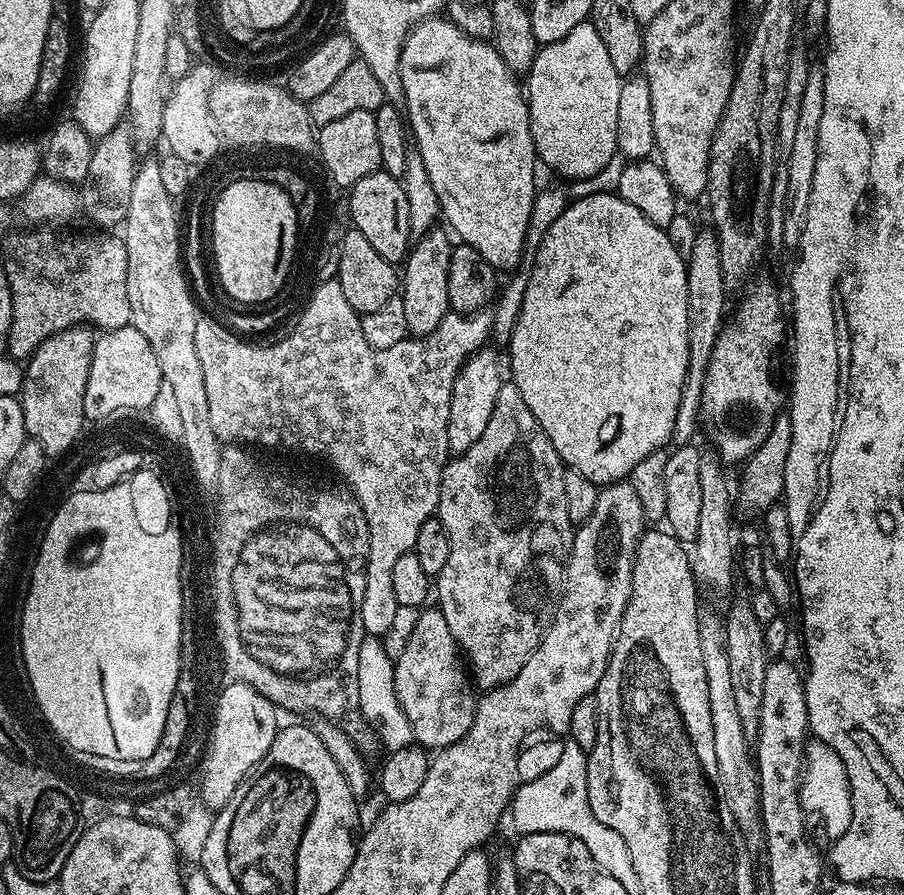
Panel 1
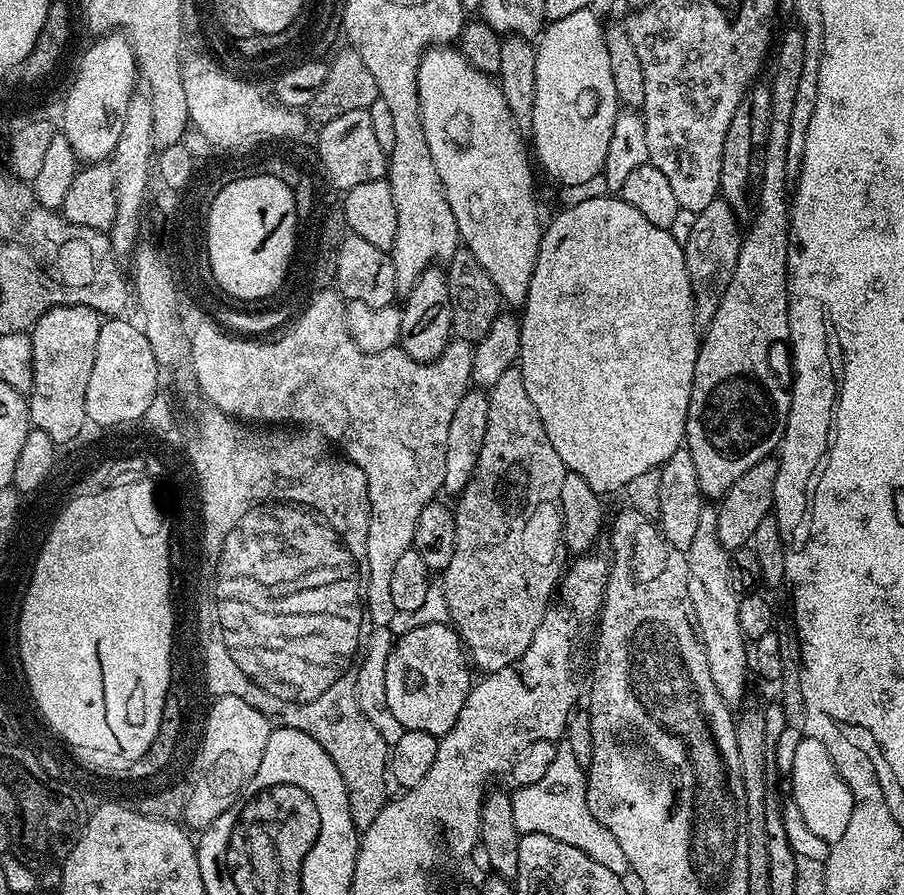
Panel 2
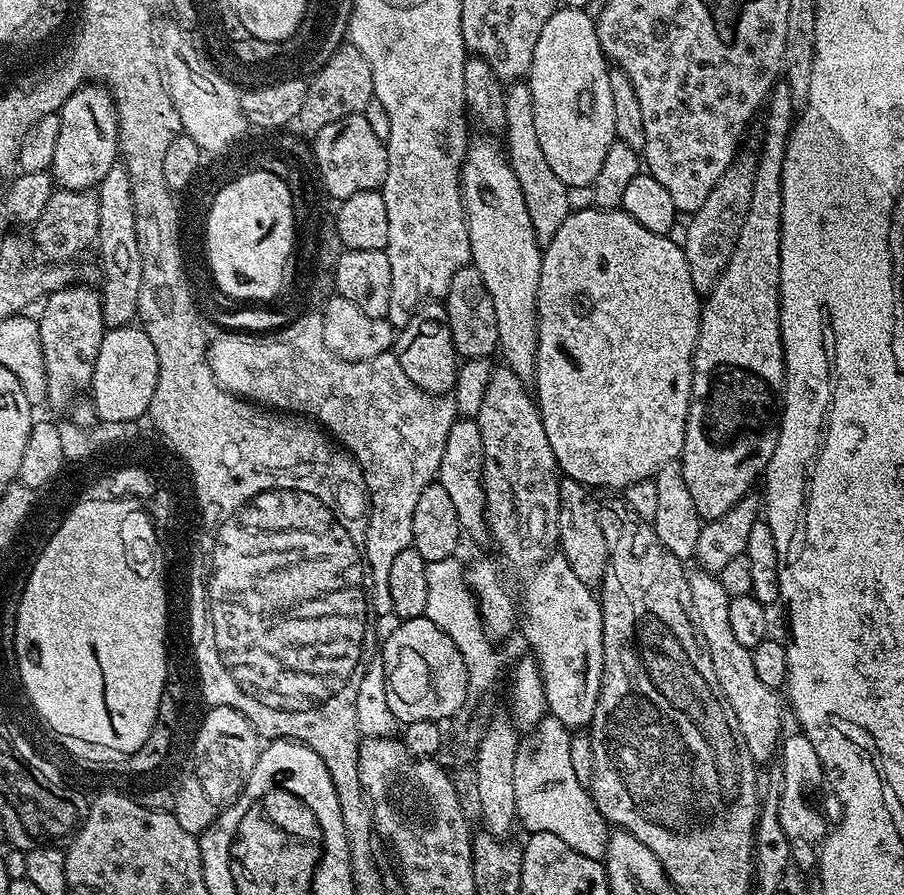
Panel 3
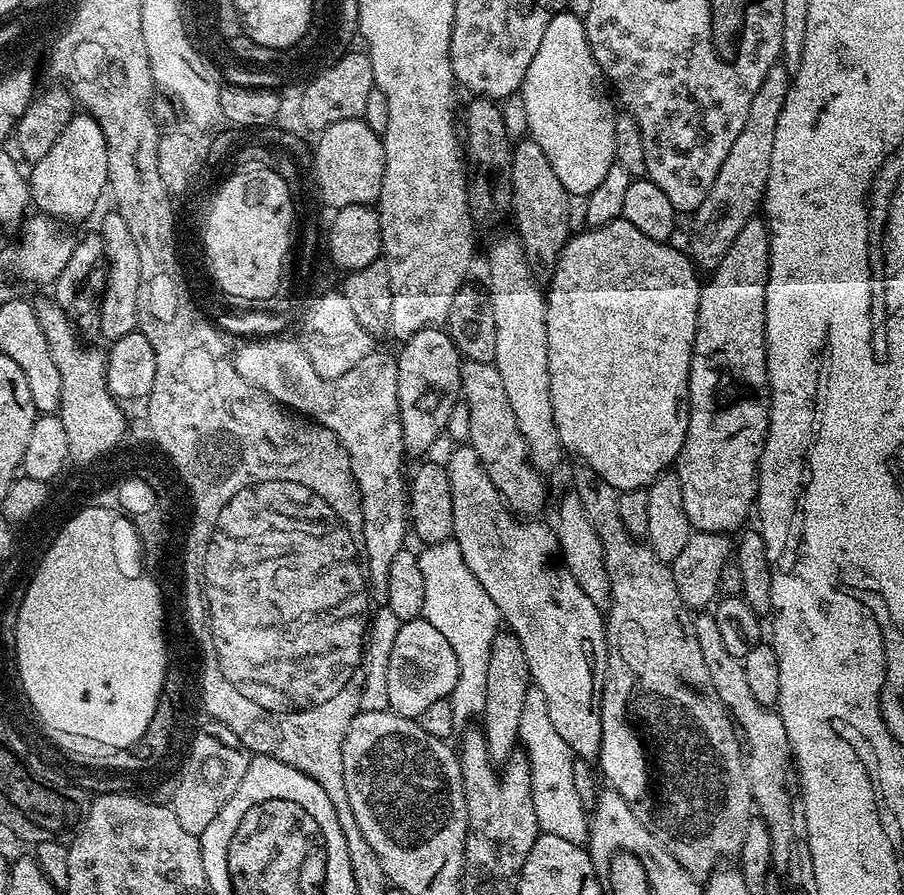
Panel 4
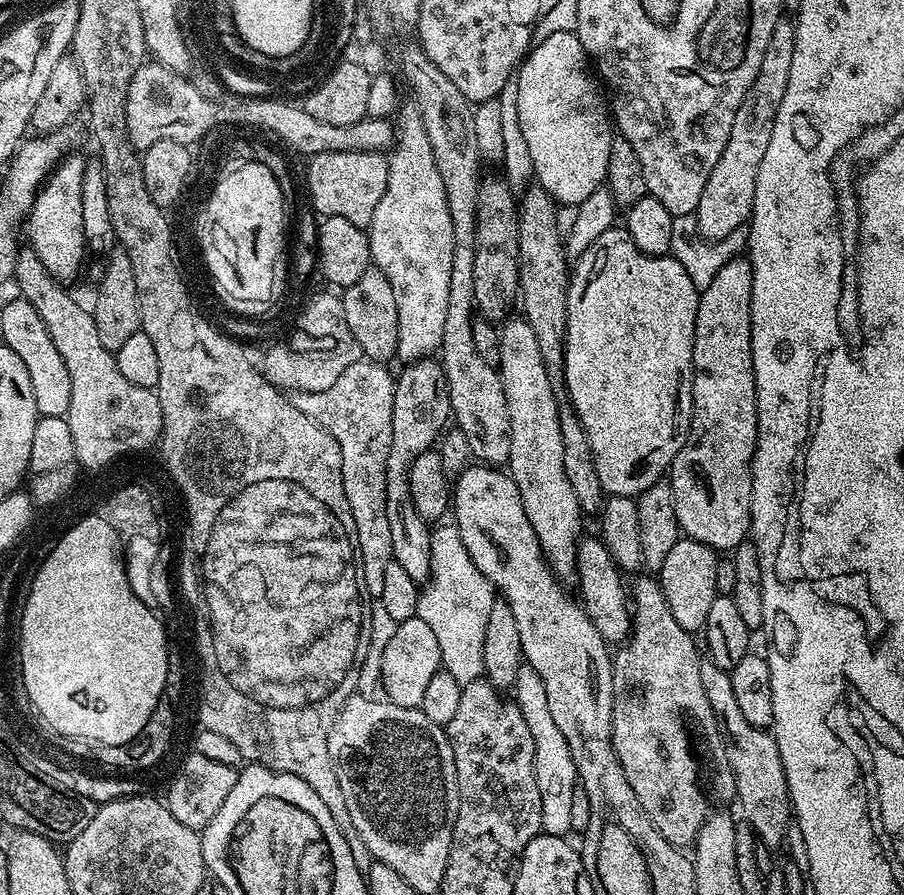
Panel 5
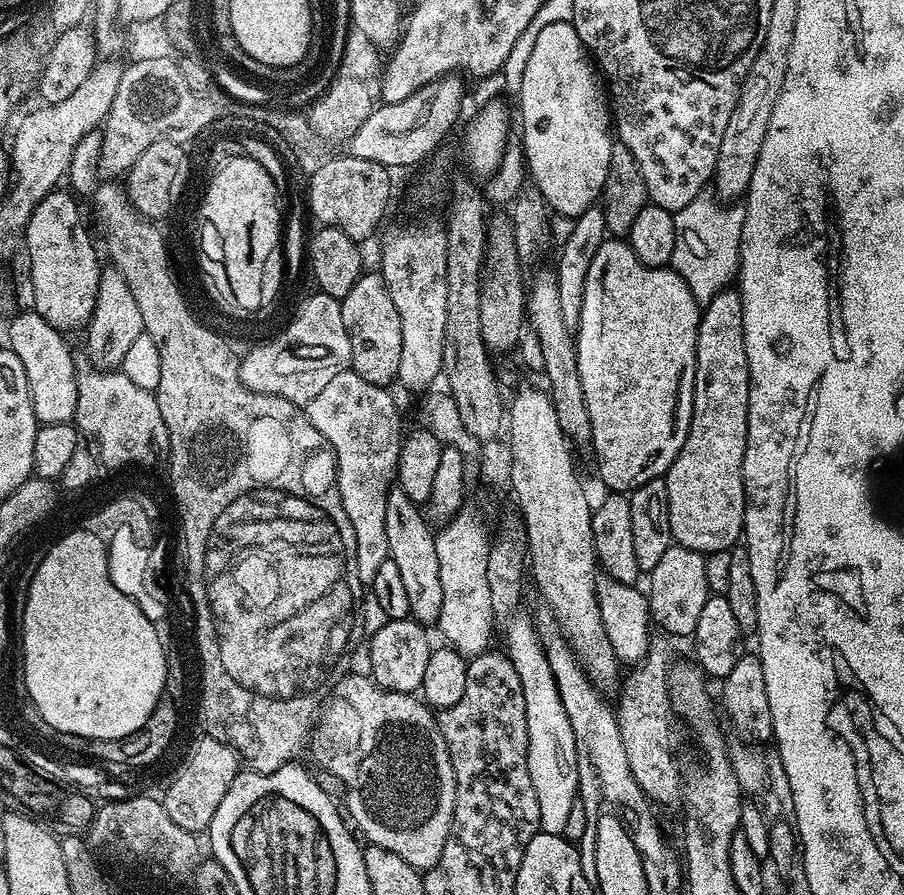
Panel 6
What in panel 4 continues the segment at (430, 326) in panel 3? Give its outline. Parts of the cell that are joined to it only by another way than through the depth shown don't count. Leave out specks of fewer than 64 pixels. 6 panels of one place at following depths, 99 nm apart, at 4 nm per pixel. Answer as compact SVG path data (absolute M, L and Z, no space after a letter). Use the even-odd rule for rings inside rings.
M433 326L418 330L410 339L399 345L400 352L395 353L396 369L398 370L398 410L402 422L402 438L404 439L404 451L409 457L420 456L428 452L436 444L439 436L445 435L450 422L450 410L461 403L460 391L460 366L462 355L456 348L449 333L443 327Z

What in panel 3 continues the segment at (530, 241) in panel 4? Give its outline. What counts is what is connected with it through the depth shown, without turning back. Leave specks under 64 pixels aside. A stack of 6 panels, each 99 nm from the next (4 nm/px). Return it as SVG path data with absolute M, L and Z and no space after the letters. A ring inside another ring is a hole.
M512 82L507 85L504 101L506 102L506 126L502 133L502 144L506 149L506 155L510 166L514 170L514 178L522 186L522 198L526 198L526 210L530 210L530 222L534 222L534 234L541 246L548 244L554 234L558 234L558 226L566 222L570 211L568 206L568 185L550 170L546 163L546 154L542 154L542 145L538 142L538 130L534 127L534 98L530 94L530 86L526 82Z

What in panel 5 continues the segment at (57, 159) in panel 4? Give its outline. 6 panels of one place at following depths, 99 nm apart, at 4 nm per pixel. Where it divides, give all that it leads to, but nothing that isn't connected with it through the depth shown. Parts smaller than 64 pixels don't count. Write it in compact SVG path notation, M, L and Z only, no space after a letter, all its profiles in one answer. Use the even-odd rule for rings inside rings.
M65 155L53 168L44 187L36 193L36 201L26 221L27 243L57 282L74 279L83 270L86 257L82 230L82 174L85 157L72 155Z

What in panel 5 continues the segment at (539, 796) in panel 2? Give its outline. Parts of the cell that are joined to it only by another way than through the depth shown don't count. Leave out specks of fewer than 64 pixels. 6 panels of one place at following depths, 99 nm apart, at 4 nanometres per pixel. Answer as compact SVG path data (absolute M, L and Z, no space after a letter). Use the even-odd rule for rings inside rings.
M522 666L518 670L518 678L514 689L514 699L522 710L522 718L526 718L526 726L530 726L530 734L534 734L534 750L536 751L536 781L538 794L542 794L542 832L546 836L569 835L572 828L572 803L578 800L578 777L574 758L570 758L570 746L562 736L562 730L554 722L550 714L550 701L546 698L546 686L542 686L542 678L532 667Z

